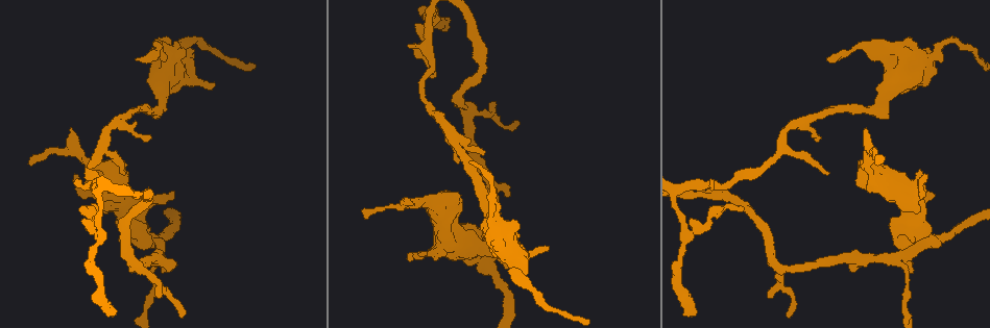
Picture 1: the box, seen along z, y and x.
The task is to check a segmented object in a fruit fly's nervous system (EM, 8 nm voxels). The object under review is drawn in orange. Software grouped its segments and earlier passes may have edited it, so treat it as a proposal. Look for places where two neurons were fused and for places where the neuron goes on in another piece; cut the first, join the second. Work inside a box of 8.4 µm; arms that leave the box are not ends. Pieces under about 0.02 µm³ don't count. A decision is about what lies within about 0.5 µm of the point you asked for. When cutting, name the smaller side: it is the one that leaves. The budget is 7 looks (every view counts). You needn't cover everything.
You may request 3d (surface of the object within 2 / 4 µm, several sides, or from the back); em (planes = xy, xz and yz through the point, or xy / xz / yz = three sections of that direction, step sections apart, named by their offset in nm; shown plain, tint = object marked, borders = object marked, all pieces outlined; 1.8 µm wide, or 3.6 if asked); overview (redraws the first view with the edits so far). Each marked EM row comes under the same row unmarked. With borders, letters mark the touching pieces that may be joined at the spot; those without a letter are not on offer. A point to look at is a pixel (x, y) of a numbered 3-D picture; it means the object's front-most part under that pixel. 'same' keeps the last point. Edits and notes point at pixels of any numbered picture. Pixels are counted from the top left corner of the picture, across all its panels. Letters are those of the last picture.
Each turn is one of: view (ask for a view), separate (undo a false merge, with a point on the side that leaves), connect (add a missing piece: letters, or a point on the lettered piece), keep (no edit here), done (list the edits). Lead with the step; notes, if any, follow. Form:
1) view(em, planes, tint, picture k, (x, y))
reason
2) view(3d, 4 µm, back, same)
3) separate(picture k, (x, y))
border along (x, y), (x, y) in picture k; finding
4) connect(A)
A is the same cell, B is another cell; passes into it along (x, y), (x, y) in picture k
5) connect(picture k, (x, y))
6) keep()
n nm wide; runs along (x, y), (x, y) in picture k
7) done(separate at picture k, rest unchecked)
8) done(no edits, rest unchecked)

view(3d, 2 µm, picture 1, (472, 161))
an open end

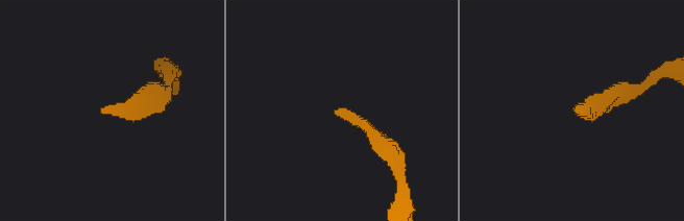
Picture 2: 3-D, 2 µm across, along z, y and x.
view(em, planes, tint, picture 2, (107, 106))
now the EM

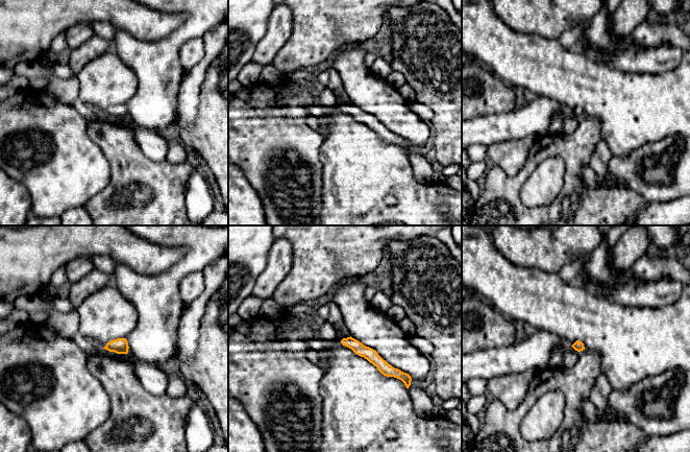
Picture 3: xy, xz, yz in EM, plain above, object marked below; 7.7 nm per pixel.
view(em, planes, borders, same)
see the neighbours

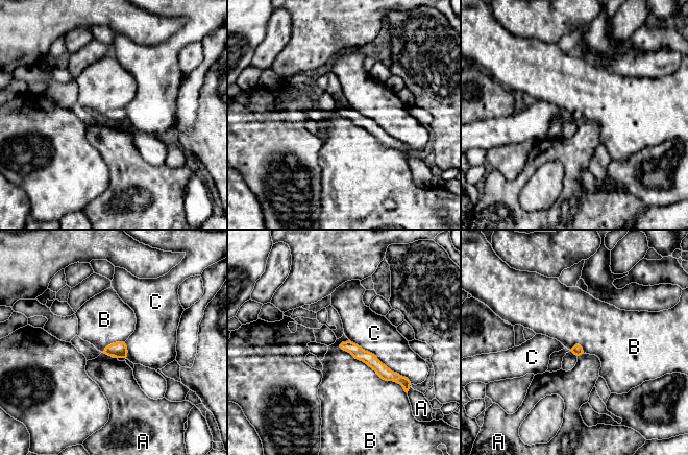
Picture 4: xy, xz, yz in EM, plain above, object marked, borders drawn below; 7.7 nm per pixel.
keep()
B touches over 600 nm; A, B and C are other cells; border along (339, 344), (403, 388) in picture 4; none of them fits

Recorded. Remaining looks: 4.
view(3d, 2 µm, picture 1, (898, 258))

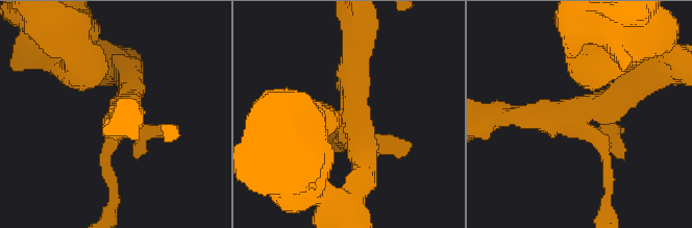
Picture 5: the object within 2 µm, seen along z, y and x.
view(em, xz, step 4, borders, picture 5, (352, 118))
now the EM

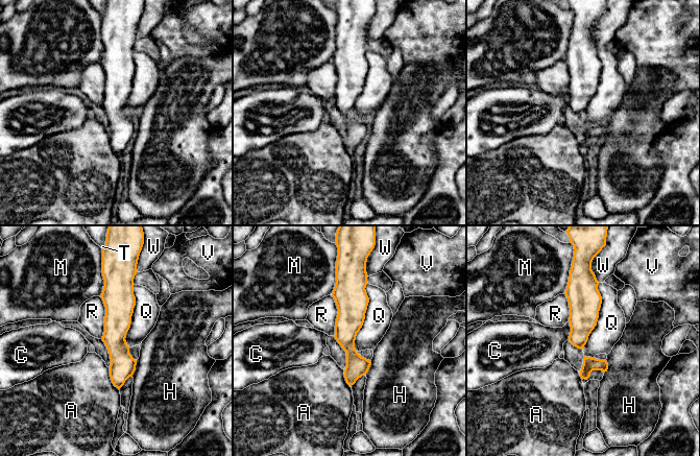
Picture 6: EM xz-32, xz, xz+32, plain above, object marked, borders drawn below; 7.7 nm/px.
keep()
Q touches over 550 nm; A, C, H, M, Q, R, T, V and W are other cells; runs along (112, 280), (117, 291), (119, 384) in picture 6; all the same neuron

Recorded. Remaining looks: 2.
view(3d, 2 µm, picture 1, (744, 207))
an open end

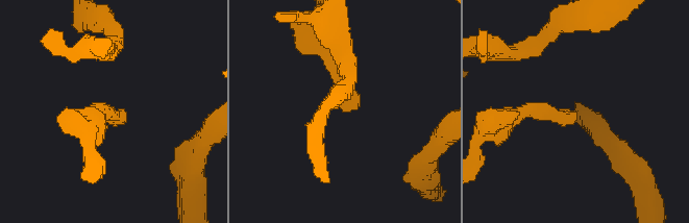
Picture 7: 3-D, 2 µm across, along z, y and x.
view(em, 3.6 µm, planes, borders, picture 7, (112, 115))

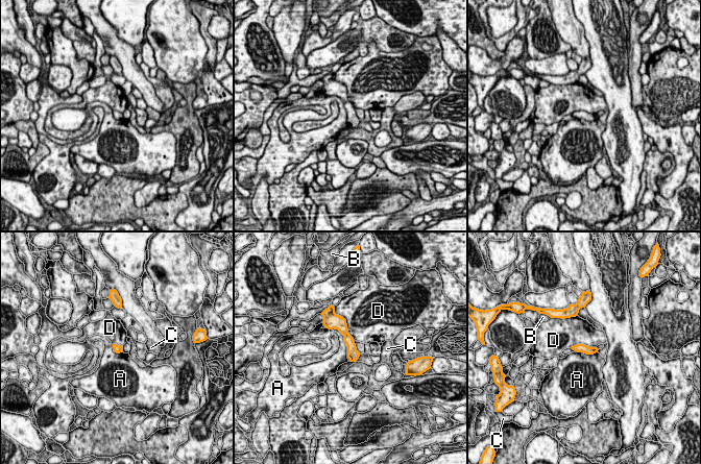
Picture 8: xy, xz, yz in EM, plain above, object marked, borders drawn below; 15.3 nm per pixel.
keep()
A touches over 500 nm; A, B, C and D are other cells; no lettered piece goes on from it

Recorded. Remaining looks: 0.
done(no edits, rest unchecked)

